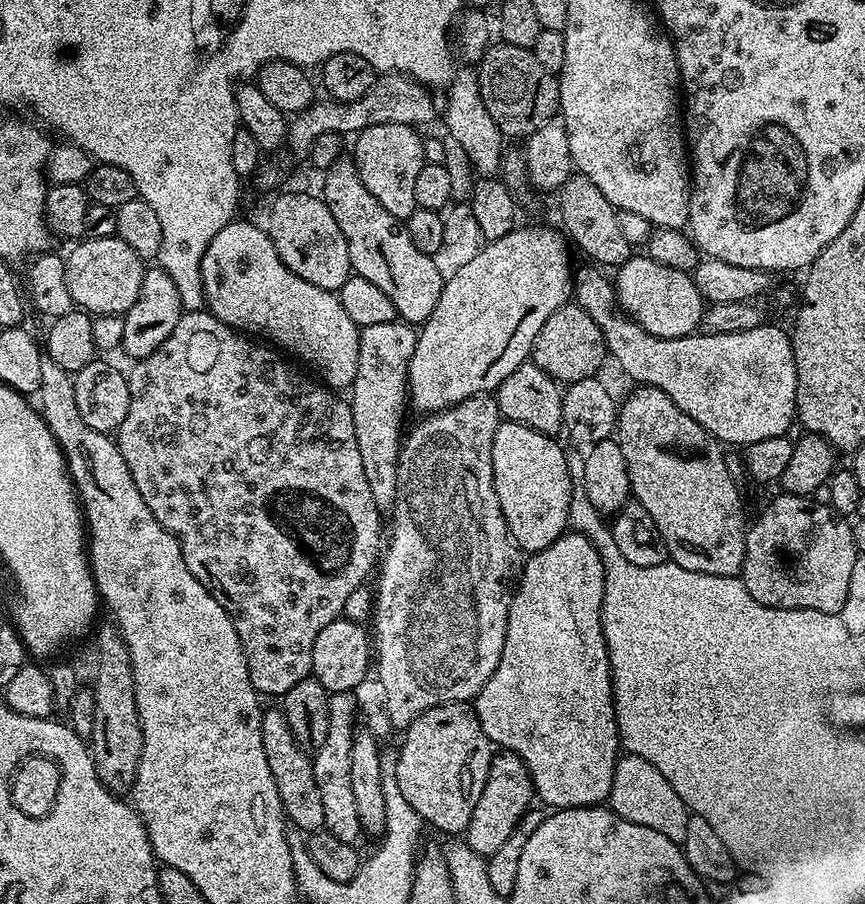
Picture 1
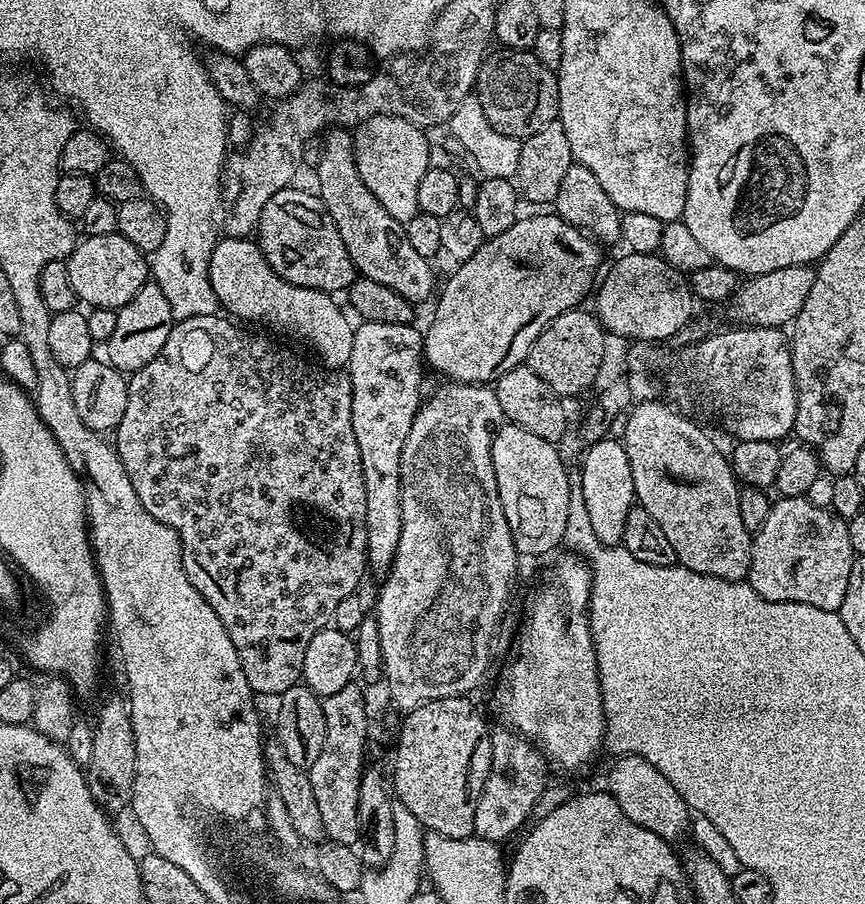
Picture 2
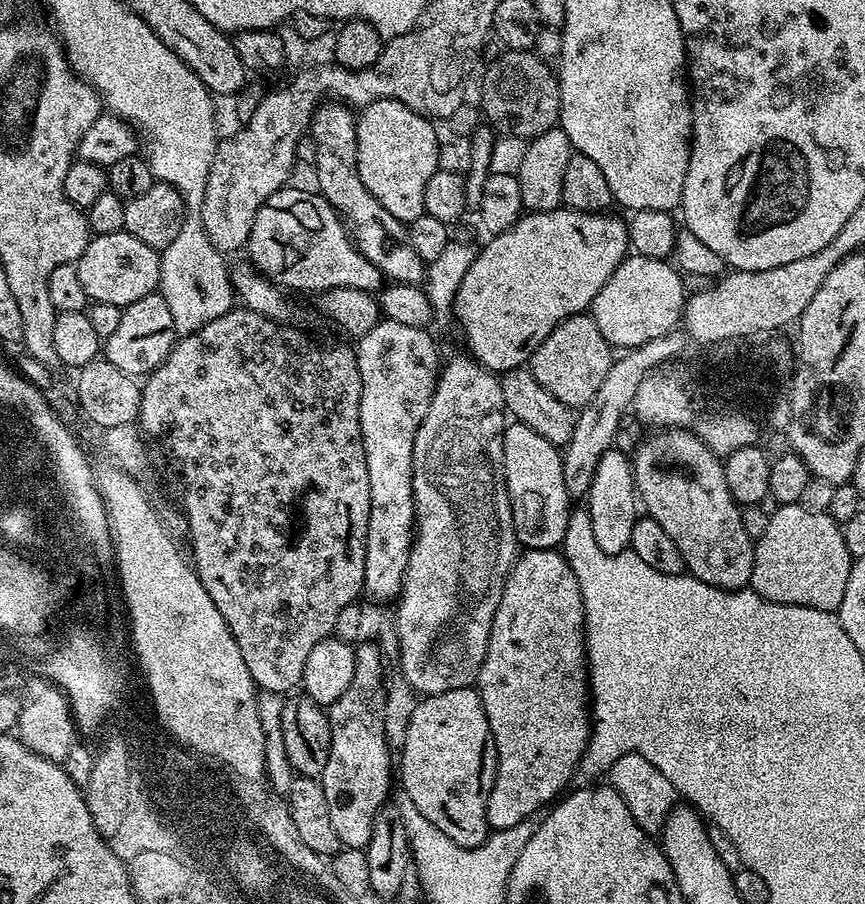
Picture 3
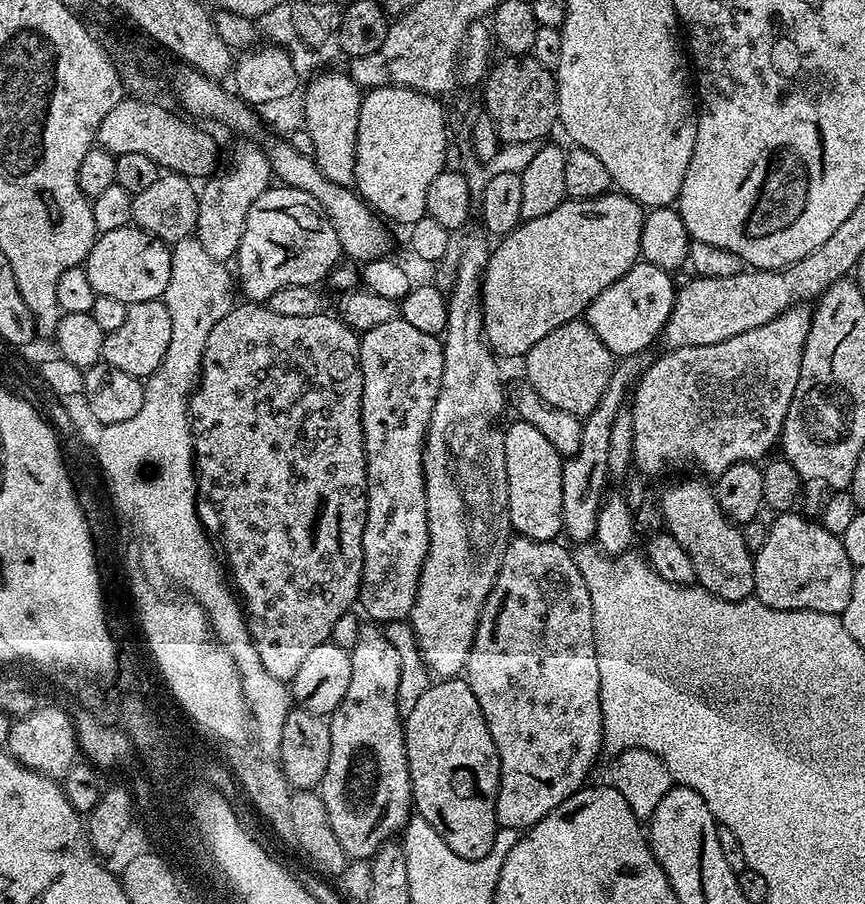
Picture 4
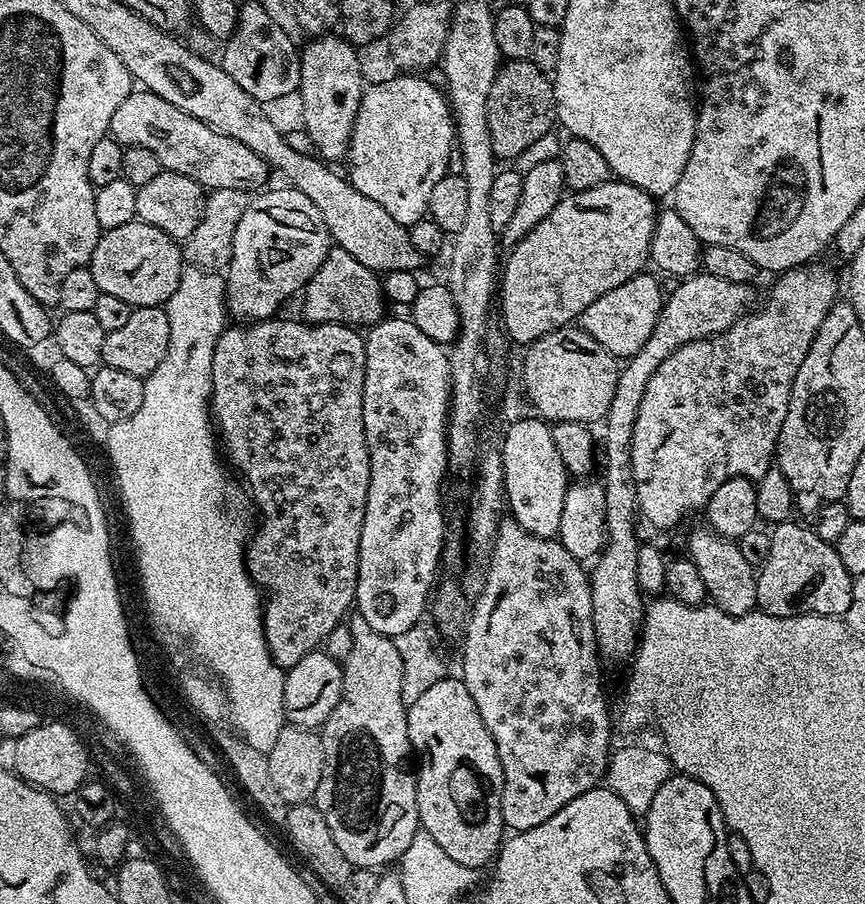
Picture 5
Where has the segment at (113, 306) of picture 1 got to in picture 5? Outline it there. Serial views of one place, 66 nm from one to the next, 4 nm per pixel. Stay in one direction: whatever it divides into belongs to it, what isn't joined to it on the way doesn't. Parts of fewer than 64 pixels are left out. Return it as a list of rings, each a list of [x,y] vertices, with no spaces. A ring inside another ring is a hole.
[[[134,219],[126,226],[114,226],[101,231],[100,241],[92,255],[91,270],[98,290],[122,298],[133,308],[167,305],[170,294],[178,290],[180,276],[186,267],[186,256],[181,245],[170,234]]]

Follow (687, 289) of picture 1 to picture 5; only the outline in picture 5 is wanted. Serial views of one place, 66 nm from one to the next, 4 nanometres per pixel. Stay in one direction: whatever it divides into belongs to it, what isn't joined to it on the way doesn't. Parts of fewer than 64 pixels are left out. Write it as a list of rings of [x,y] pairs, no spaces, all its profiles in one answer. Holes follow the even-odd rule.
[[[641,274],[622,282],[622,286],[614,286],[610,294],[602,294],[598,302],[590,302],[590,306],[586,306],[586,310],[580,315],[579,327],[583,328],[586,334],[590,334],[590,338],[597,340],[614,357],[627,358],[638,354],[638,350],[642,350],[643,344],[646,343],[646,338],[650,338],[650,330],[654,330],[658,322],[658,314],[664,305],[666,292],[665,289],[660,289],[660,284],[654,277],[648,275]]]

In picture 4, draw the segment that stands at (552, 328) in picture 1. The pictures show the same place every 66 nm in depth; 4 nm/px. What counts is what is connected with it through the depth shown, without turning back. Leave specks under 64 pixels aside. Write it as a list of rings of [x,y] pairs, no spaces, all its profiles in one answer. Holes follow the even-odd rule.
[[[581,318],[558,326],[558,330],[550,330],[550,334],[542,338],[542,342],[534,342],[532,349],[522,358],[522,364],[524,364],[523,379],[551,408],[583,418],[592,413],[598,402],[602,402],[602,394],[606,394],[606,386],[610,386],[614,357],[612,351],[602,342],[602,338],[594,334],[587,319]]]

